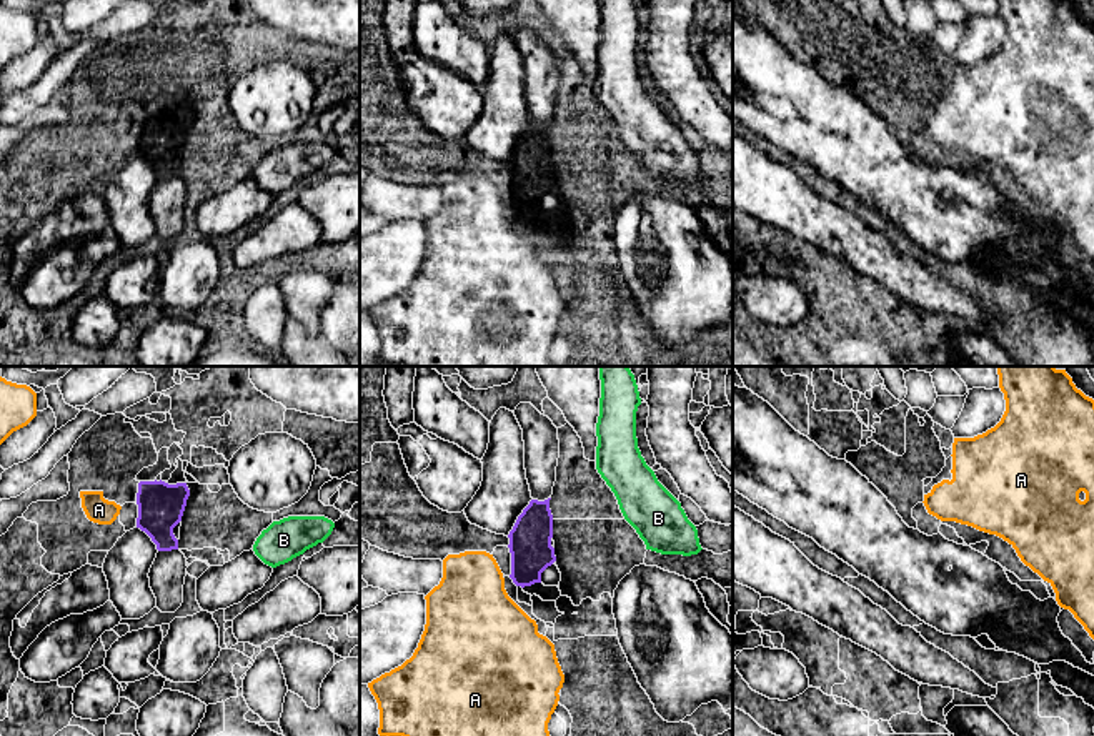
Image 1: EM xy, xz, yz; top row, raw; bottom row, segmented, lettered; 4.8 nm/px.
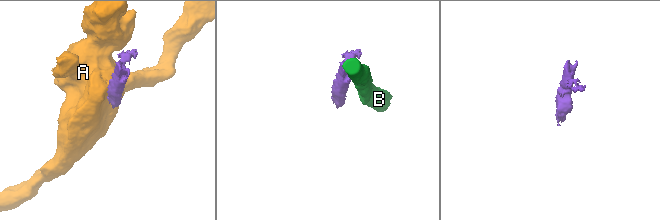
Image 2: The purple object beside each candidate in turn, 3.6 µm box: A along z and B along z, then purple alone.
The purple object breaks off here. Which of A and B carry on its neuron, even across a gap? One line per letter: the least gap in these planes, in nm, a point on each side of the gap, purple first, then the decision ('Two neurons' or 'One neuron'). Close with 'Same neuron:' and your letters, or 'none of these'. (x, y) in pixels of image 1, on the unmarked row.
A: Distance 30 nm. Across: xz (510, 203), (503, 205). Two neurons
B: Distance 260 nm. Across: xz (550, 125), (598, 99). Two neurons
Same neuron: none of these

